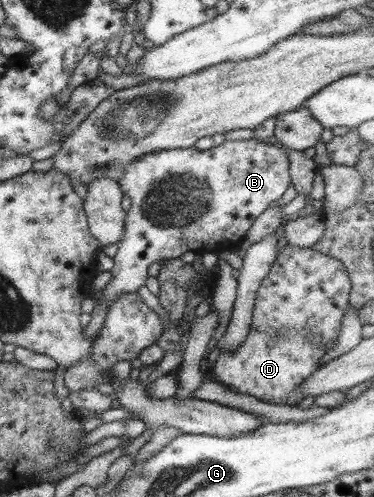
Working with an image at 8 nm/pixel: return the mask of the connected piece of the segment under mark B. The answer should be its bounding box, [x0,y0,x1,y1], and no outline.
[86,138,290,338]

